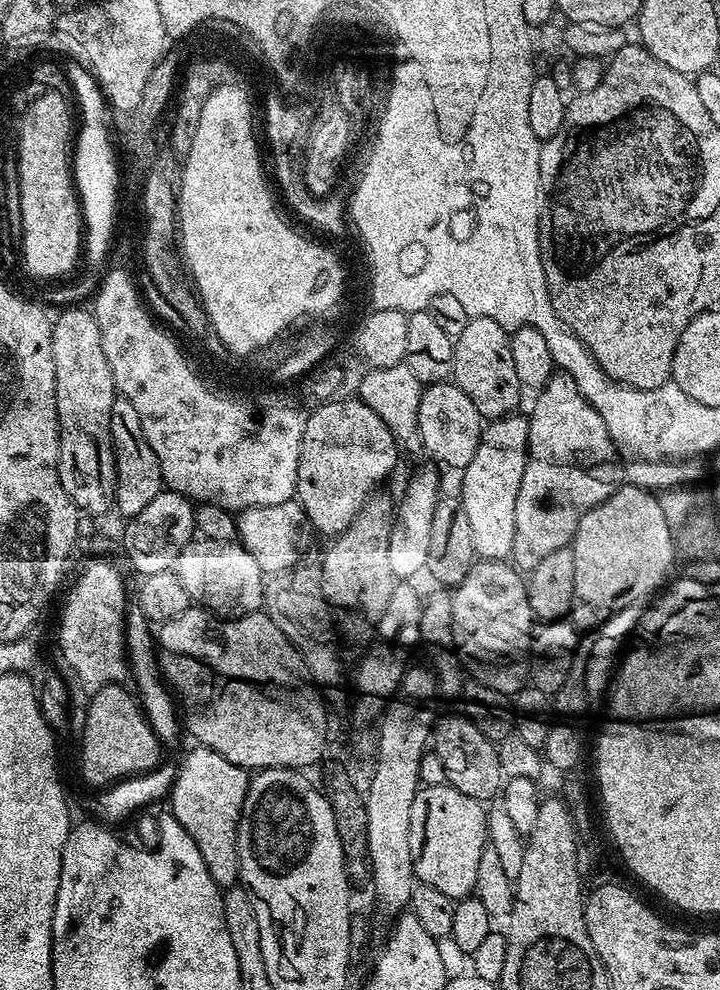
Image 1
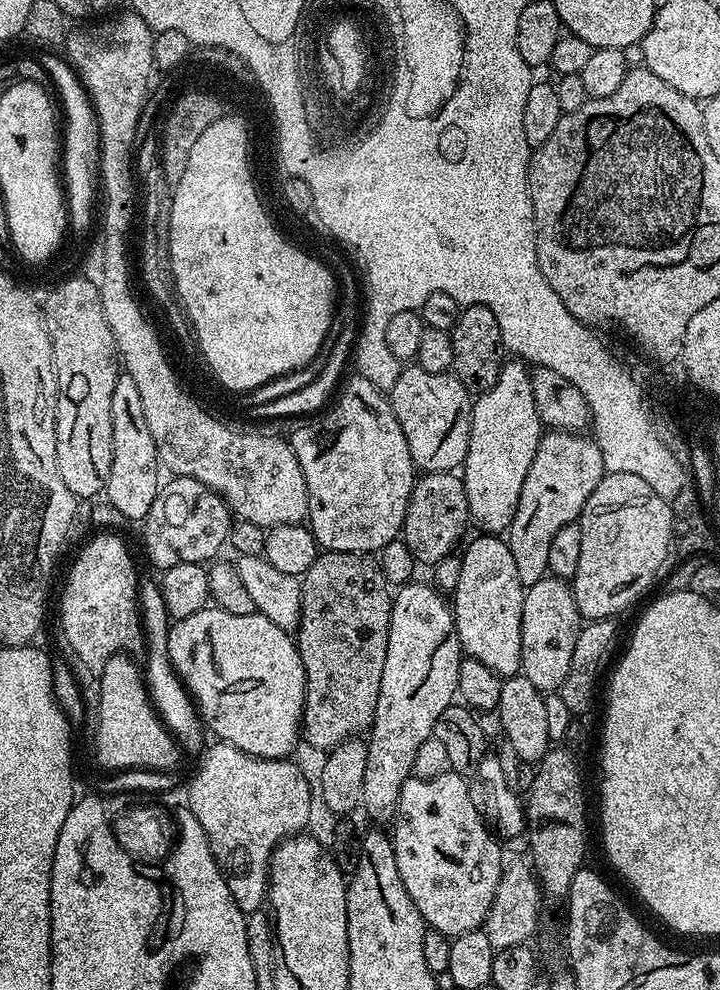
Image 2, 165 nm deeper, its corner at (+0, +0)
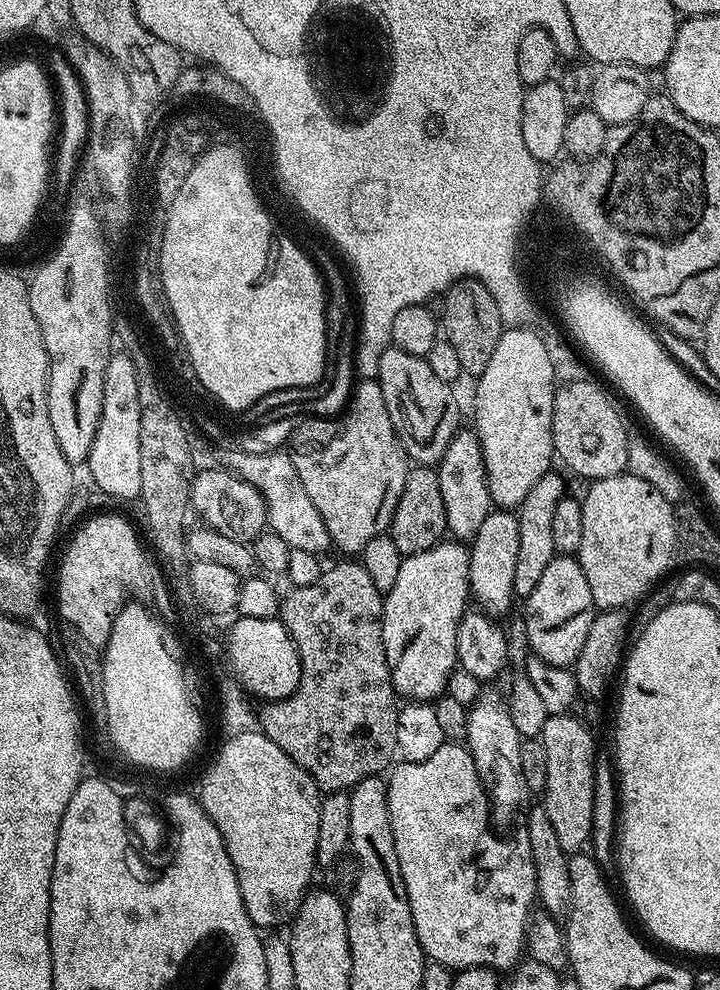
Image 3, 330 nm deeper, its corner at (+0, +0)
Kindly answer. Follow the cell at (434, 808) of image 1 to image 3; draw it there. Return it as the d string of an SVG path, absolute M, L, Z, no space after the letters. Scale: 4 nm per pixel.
M445 742L426 761L400 762L391 769L391 772L392 777L389 775L386 783L388 786L390 826L394 834L394 850L398 854L402 882L406 886L406 894L410 902L410 914L414 918L414 930L418 934L418 942L422 946L425 957L434 962L442 962L446 967L453 970L462 968L515 969L518 961L521 959L522 953L525 951L530 913L537 903L536 875L534 874L534 858L530 854L530 842L527 838L519 838L520 840L499 840L492 833L494 828L490 823L489 797L485 791L483 782L480 781L478 770L475 768L474 758L463 743Z

